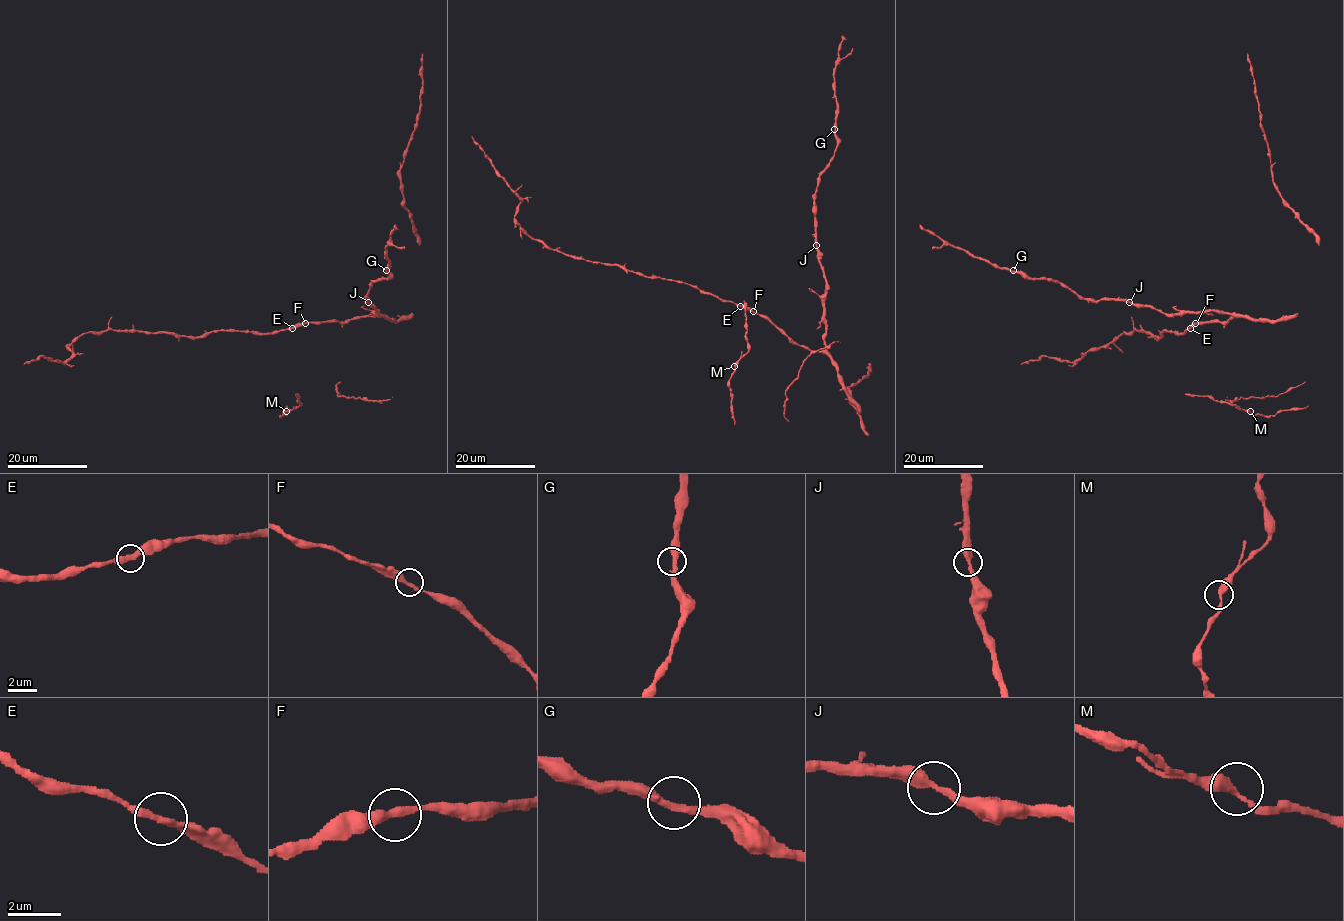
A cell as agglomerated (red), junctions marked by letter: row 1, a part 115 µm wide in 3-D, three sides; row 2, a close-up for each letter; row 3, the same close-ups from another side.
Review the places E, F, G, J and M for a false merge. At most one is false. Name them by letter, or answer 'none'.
none

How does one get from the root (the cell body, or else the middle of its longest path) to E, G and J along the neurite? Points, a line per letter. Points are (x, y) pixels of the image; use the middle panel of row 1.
E: (780, 329), (740, 305)
G: (780, 329), (811, 350), (825, 346), (826, 279), (815, 241), (814, 194), (837, 144), (834, 129)
J: (780, 329), (792, 341), (811, 350), (820, 351), (825, 346), (826, 279), (816, 245)

